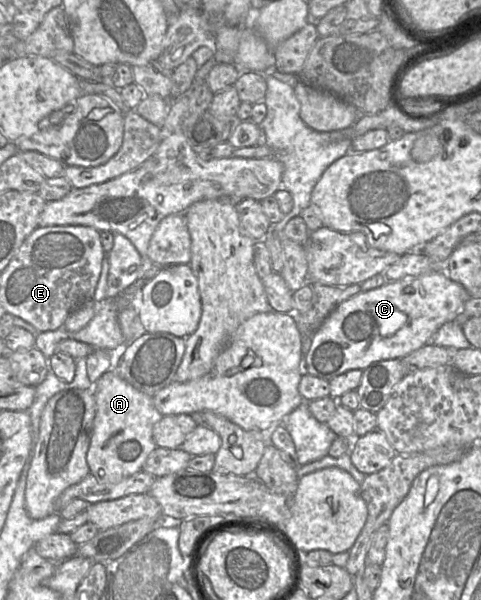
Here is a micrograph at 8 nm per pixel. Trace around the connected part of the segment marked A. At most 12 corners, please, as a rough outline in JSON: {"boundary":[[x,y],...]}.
{"boundary":[[113,369],[94,384],[86,460],[100,482],[138,473],[157,447],[153,396]]}

